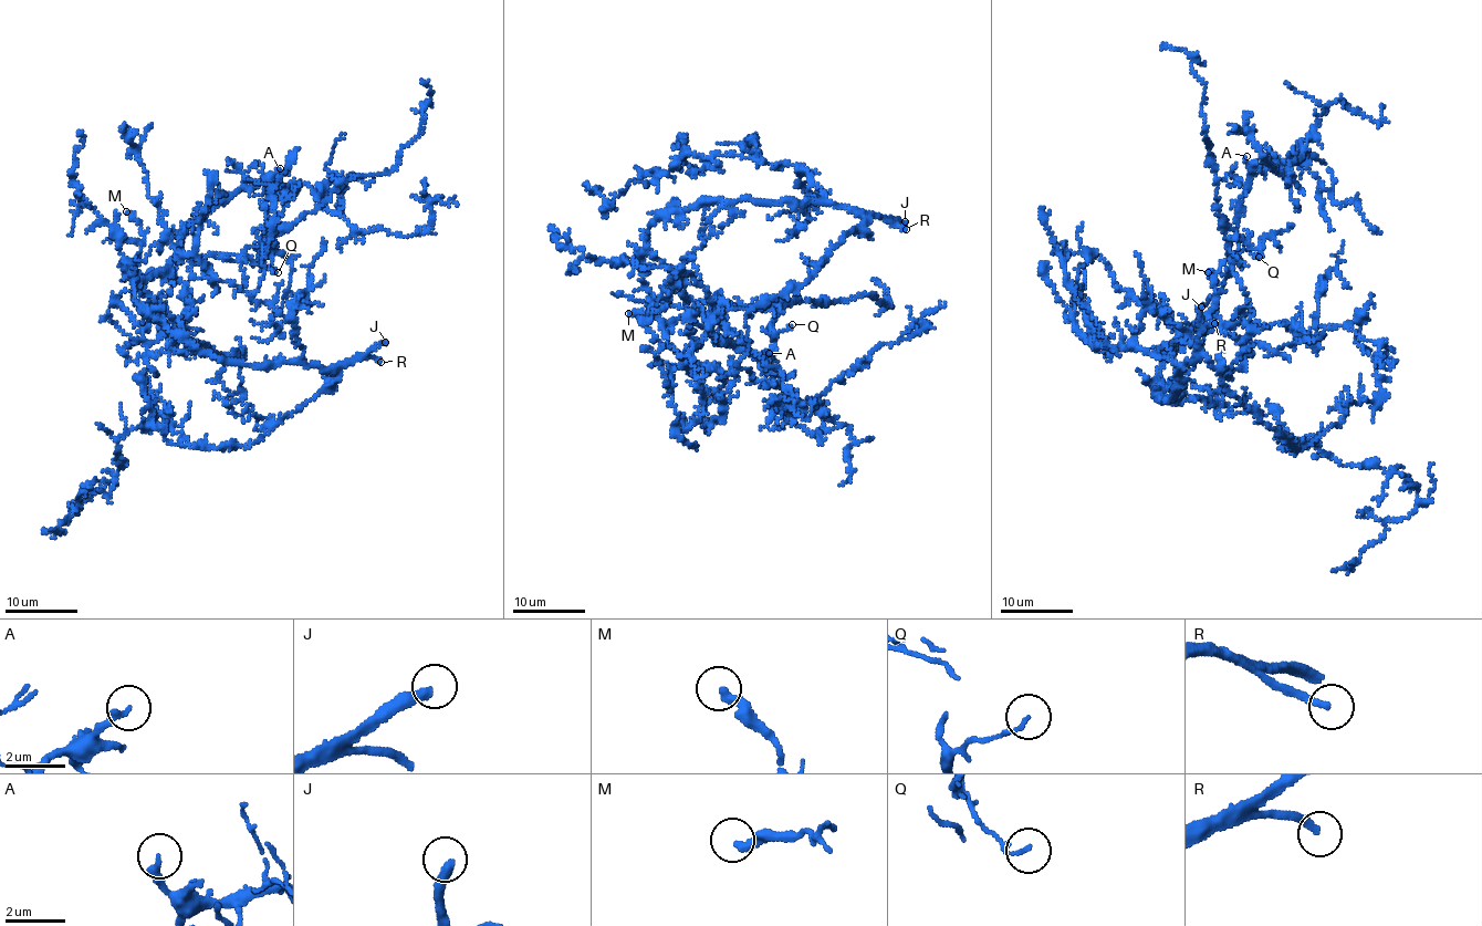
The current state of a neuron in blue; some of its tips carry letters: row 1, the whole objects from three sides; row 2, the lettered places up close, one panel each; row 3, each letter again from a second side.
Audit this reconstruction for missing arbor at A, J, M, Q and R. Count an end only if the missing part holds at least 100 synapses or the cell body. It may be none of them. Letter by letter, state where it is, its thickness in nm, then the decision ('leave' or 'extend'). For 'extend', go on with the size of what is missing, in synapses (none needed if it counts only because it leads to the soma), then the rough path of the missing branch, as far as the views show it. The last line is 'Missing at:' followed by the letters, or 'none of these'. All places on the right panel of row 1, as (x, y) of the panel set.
A: place (1246, 156); calibre 240 nm; leave
J: place (1201, 307); calibre 360 nm; extend; 250 synapses; course (1201, 307), (1188, 194), (1162, 164), (1089, 159), (1062, 137), (1052, 97), (1033, 108), (1043, 143), (1170, 198)
M: place (1208, 272); calibre 300 nm; leave
Q: place (1259, 257); calibre 130 nm; leave
R: place (1214, 323); calibre 240 nm; extend
Missing at: J, R

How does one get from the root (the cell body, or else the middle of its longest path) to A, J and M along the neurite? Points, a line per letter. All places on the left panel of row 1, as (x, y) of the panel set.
A: (226, 361), (190, 349), (137, 302), (133, 283), (169, 269), (183, 229), (236, 193), (251, 189), (280, 168)
J: (226, 361), (271, 367), (282, 362), (333, 370), (357, 362), (385, 342)
M: (226, 361), (190, 349), (135, 299), (129, 269), (136, 273), (143, 232), (126, 211)

